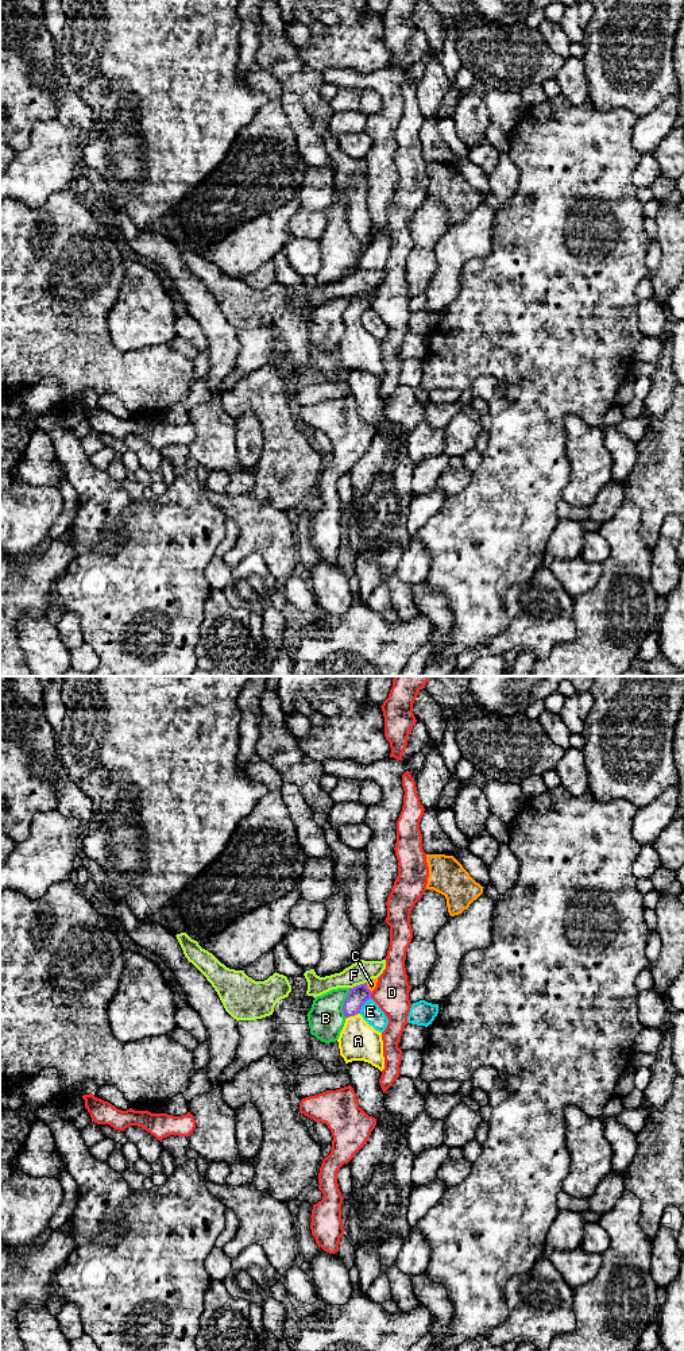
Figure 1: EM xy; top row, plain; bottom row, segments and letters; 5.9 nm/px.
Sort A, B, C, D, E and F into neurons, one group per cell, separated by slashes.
A / B C / D / E / F

